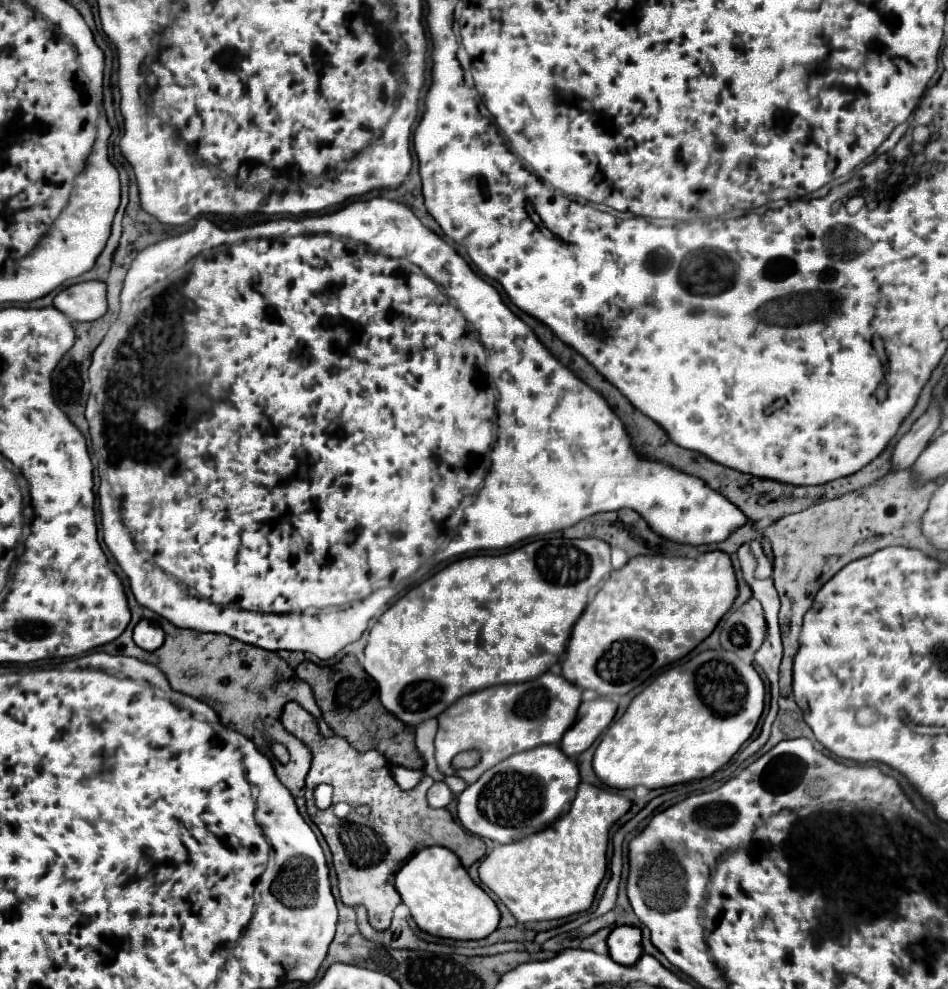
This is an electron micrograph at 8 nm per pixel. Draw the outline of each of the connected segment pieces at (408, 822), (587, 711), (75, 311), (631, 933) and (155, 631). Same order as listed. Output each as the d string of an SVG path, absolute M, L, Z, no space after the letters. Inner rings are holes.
M290 701L284 705L284 711L280 715L280 723L288 733L298 737L312 753L312 765L306 775L306 807L310 819L318 825L322 831L330 851L332 851L332 865L338 875L338 889L340 899L348 907L362 905L368 911L368 921L374 929L384 931L390 927L392 911L400 903L400 895L394 889L394 875L400 869L402 861L420 851L422 847L440 845L448 847L456 855L460 855L462 865L468 869L474 861L484 857L486 845L480 837L466 833L450 815L446 809L432 809L426 803L426 791L434 783L432 777L424 775L420 783L410 789L402 791L398 783L390 777L388 761L378 751L366 751L360 753L352 745L348 745L342 737L324 737L318 731L318 725L314 717L302 709L298 703ZM320 783L328 783L334 787L332 805L336 803L348 803L354 809L360 805L370 807L368 815L358 815L356 811L348 817L380 817L380 821L372 823L372 829L358 831L356 825L348 825L340 817L334 815L334 807L320 811L314 805L314 789Z
M598 697L594 701L582 701L574 725L562 737L560 749L568 757L578 757L612 723L616 709L618 705L608 697Z
M102 281L74 283L54 297L54 307L72 321L96 321L106 313L106 285Z
M618 925L608 937L608 949L612 959L622 965L636 963L642 955L642 931L634 925Z
M142 619L134 627L134 643L144 651L156 651L164 643L164 631L160 625L148 619Z

